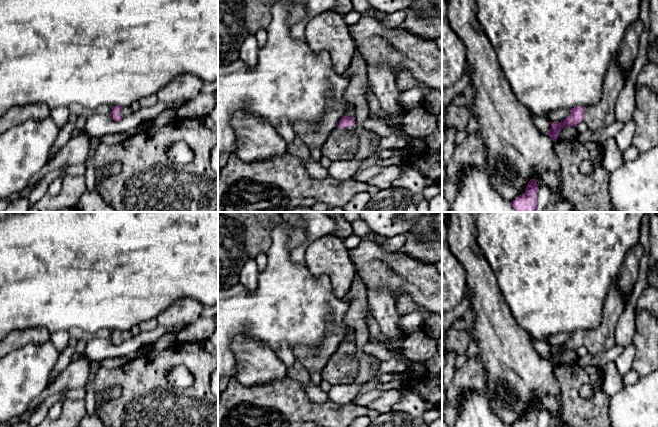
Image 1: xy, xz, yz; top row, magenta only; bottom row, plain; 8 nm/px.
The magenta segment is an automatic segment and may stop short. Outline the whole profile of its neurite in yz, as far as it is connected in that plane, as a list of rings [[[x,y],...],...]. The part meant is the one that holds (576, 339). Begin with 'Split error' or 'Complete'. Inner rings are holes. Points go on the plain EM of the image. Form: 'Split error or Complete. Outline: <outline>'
Split error. Outline: [[[616,279],[608,291],[601,324],[596,329],[572,332],[563,345],[550,346],[551,352],[546,358],[556,366],[561,354],[567,350],[576,351],[580,346],[585,345],[588,352],[595,355],[615,346],[615,328],[624,310],[624,302],[625,299],[617,290]]]

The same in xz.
Split error. Outline: [[[343,340],[337,351],[332,355],[327,365],[321,372],[322,379],[331,385],[349,385],[352,384],[357,376],[359,360],[355,352],[355,341]]]

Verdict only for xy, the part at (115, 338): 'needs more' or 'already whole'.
needs more

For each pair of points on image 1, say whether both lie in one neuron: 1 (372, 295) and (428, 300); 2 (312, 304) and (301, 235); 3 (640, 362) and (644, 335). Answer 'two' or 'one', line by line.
1: two
2: two
3: one

